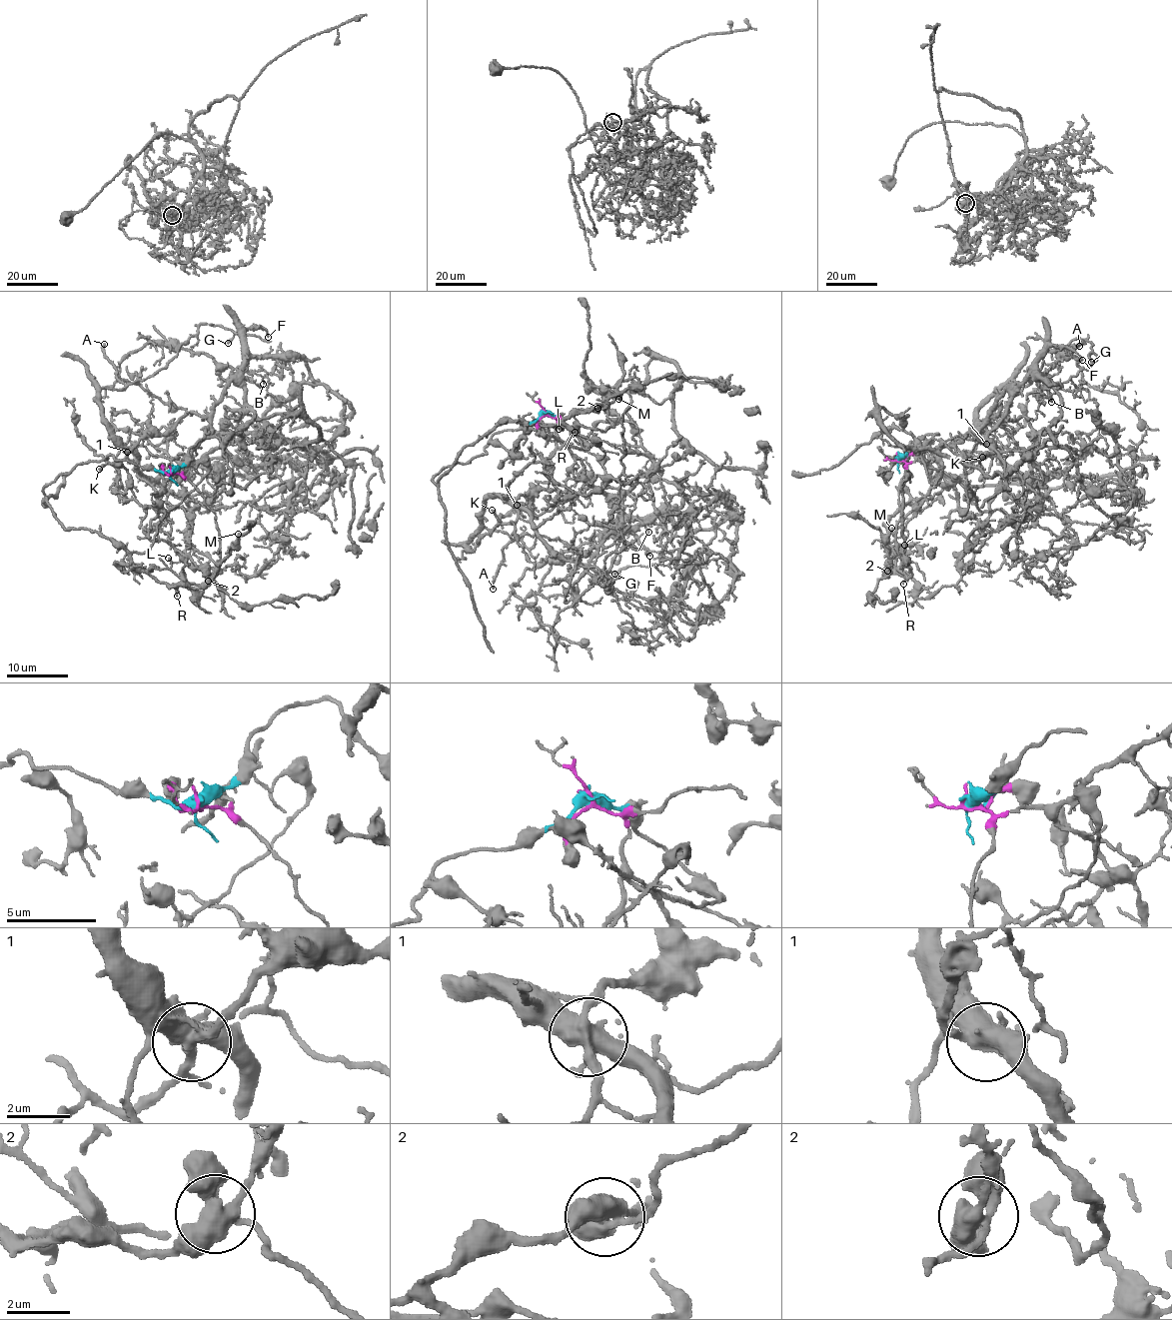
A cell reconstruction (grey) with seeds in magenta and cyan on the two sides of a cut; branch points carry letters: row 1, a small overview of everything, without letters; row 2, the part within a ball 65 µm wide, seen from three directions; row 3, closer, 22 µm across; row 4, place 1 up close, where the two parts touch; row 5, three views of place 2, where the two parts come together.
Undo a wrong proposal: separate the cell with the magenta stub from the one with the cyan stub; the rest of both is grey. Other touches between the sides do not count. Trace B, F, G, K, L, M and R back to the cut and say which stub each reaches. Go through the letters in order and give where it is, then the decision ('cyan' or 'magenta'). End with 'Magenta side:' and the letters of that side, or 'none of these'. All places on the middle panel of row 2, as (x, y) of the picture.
B: (648, 532) | magenta
F: (649, 556) | magenta
G: (614, 574) | cyan
K: (492, 510) | magenta
L: (559, 429) | magenta
M: (618, 399) | cyan
R: (575, 432) | cyan
Magenta side: B, F, K, L

